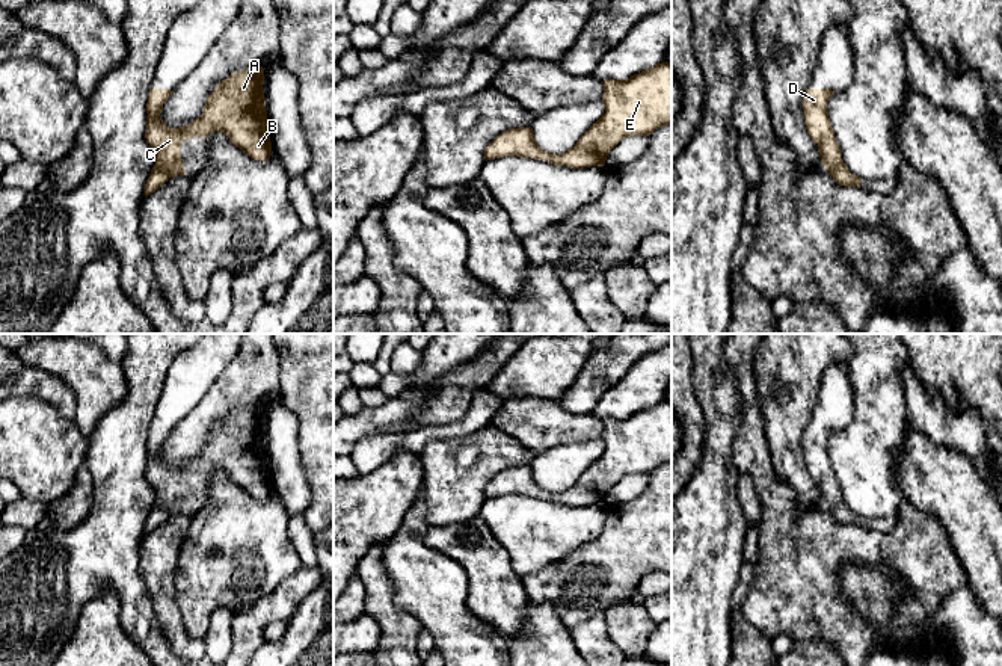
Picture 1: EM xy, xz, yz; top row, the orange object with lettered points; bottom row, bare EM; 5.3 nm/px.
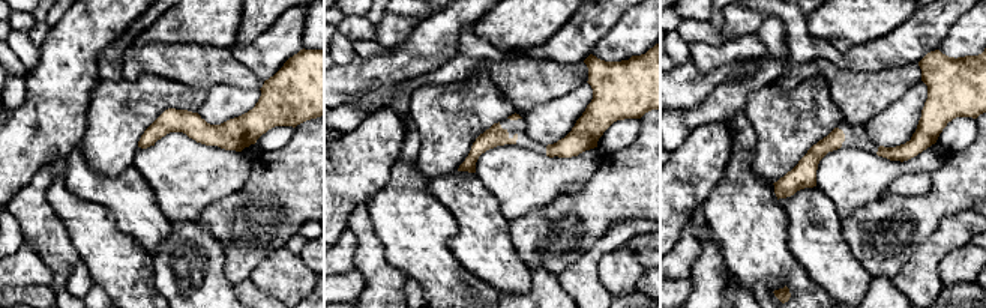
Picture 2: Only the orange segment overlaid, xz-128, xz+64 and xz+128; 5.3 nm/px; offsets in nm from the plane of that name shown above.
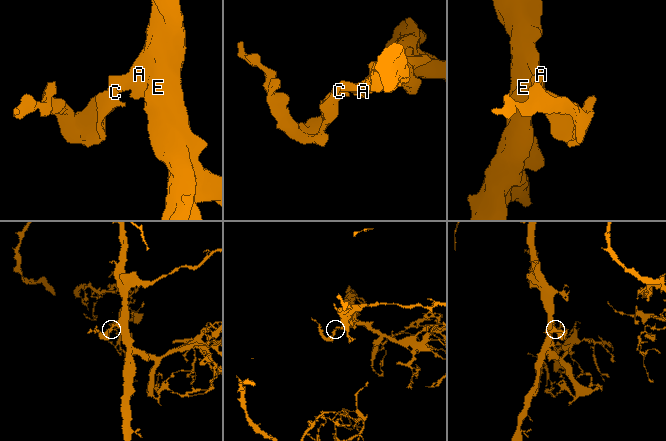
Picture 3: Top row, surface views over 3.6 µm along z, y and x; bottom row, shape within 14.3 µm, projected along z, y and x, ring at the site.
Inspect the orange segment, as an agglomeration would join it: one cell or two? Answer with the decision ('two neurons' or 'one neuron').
one neuron

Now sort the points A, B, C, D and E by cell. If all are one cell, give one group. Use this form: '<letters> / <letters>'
A B C D E

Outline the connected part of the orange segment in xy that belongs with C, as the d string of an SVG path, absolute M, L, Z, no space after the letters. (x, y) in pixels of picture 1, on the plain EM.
M257 405L222 418L207 436L204 452L178 467L169 467L160 456L163 442L174 429L149 427L145 477L155 492L155 503L146 518L145 535L158 529L169 516L187 513L180 488L181 480L192 476L220 470L250 497L269 500L273 489L263 429L264 408Z

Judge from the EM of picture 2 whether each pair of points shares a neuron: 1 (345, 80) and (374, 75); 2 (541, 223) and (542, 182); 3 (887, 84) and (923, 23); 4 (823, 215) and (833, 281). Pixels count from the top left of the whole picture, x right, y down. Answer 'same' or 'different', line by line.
1: same
2: different
3: different
4: same

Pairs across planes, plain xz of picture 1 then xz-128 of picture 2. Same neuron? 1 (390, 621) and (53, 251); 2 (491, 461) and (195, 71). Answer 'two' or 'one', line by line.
1: one
2: two

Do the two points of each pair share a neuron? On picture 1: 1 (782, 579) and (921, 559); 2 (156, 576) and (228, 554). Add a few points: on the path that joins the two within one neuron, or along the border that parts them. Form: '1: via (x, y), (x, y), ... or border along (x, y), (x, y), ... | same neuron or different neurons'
1: via (817, 547), (886, 548) | same neuron
2: border along (186, 535), (175, 571), (177, 606) | different neurons

